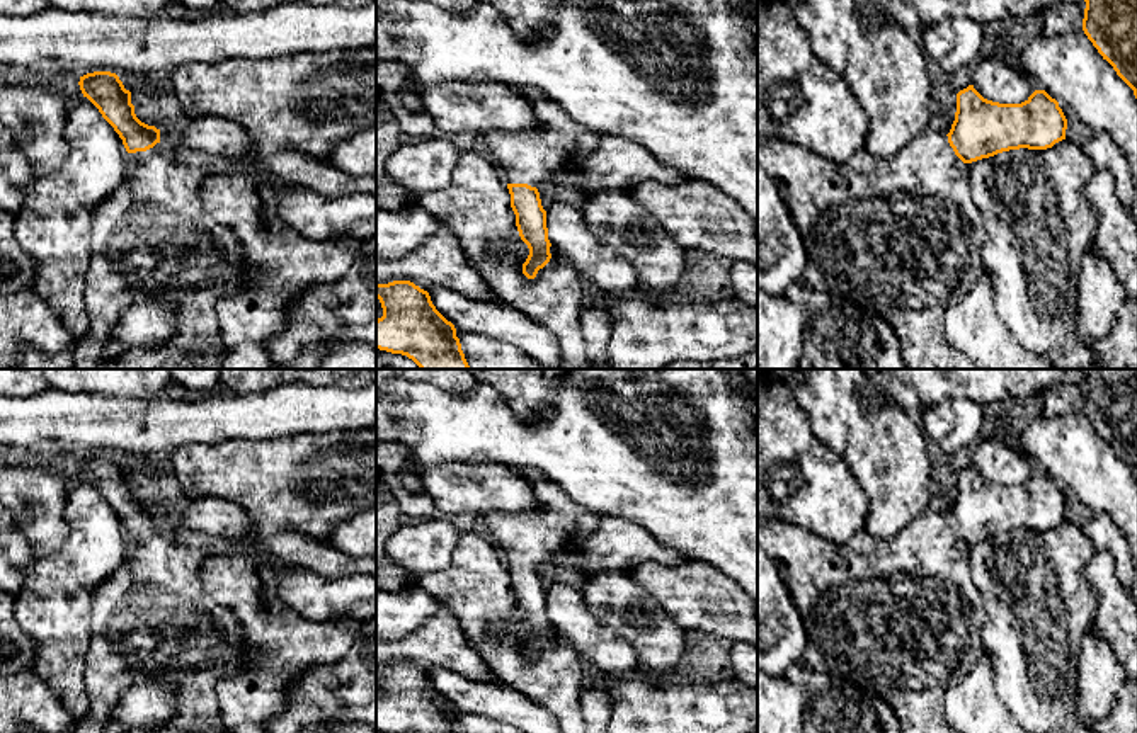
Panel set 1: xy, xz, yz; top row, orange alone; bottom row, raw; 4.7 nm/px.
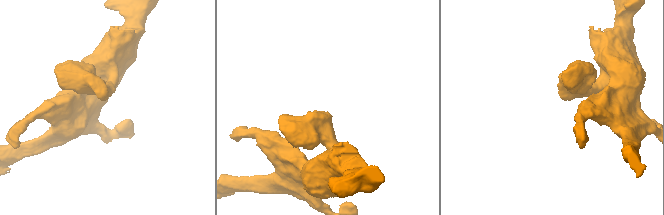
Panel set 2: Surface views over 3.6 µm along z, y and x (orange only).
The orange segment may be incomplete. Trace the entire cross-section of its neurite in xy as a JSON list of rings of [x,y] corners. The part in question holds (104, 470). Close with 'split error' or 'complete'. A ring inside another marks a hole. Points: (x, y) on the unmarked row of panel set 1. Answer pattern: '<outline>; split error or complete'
[[[87,454],[78,466],[123,520],[129,556],[92,592],[92,633],[85,655],[89,711],[70,733],[104,733],[123,692],[141,682],[175,685],[179,711],[162,728],[128,733],[225,733],[216,684],[243,668],[243,638],[233,612],[214,602],[199,578],[208,551],[172,537],[160,524],[160,510],[136,498],[131,473],[116,454]]]; split error

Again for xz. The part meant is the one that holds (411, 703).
[[[410,662],[376,665],[383,697],[376,701],[376,730],[386,733],[463,733],[456,709]]]; complete

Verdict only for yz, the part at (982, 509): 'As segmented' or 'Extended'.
Extended

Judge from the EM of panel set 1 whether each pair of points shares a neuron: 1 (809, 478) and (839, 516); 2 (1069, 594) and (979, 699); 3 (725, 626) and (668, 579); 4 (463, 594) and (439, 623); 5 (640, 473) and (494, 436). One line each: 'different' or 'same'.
1: same
2: different
3: same
4: different
5: same

